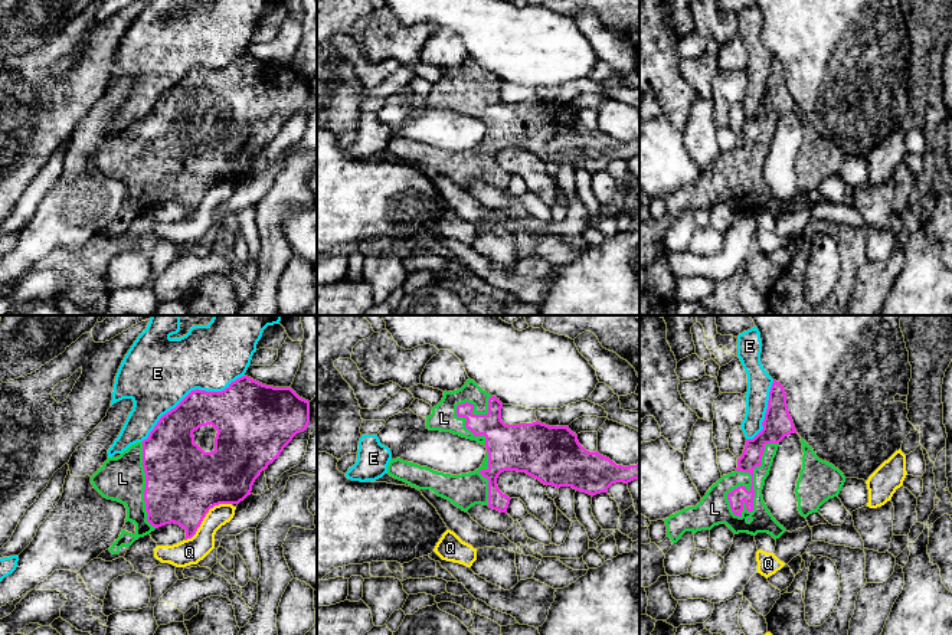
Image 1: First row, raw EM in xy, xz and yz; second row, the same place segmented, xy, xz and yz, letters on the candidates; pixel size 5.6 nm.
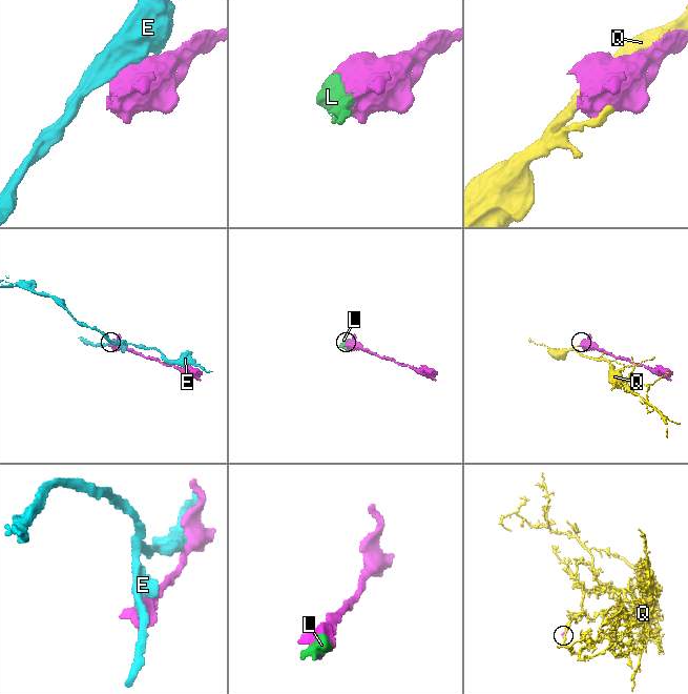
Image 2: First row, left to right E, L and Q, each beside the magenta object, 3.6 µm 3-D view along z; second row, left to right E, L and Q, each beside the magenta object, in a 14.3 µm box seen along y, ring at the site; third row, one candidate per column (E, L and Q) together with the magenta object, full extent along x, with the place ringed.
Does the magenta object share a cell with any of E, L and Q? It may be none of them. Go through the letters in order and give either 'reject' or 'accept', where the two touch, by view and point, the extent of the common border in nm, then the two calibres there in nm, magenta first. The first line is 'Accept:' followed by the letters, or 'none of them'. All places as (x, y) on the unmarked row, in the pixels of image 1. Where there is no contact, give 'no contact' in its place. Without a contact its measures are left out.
Accept: L
E: reject | xy (190, 69) | 700 nm | 260/400 nm
L: accept | yz (752, 157) | 480 nm | 120/160 nm
Q: reject | xy (205, 193) | 340 nm | 420/140 nm

